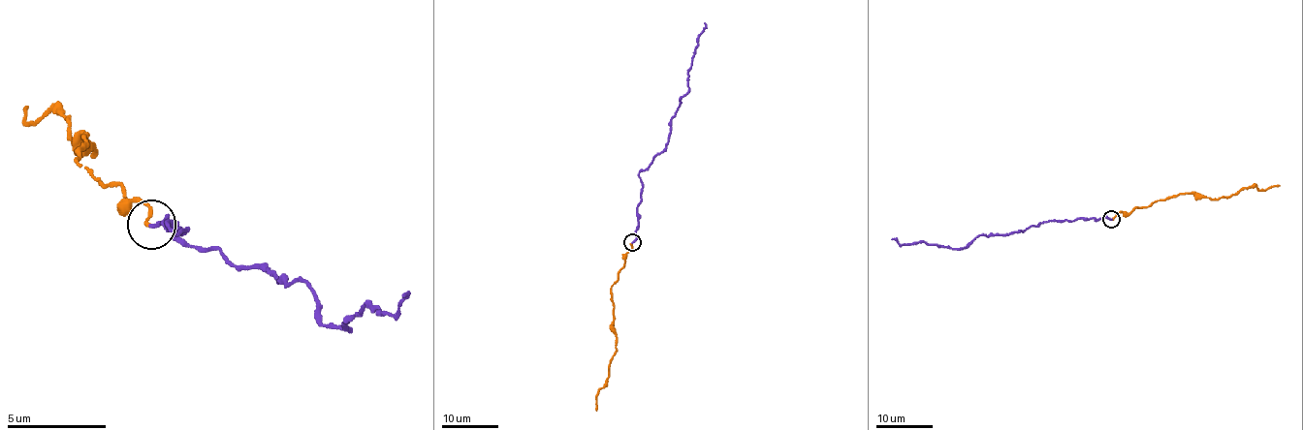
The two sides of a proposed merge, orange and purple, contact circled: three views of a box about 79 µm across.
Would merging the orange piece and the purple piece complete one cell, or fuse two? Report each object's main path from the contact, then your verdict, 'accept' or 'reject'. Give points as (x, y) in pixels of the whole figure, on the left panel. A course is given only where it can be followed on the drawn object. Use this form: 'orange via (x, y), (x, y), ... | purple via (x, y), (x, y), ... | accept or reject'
orange via (150, 223), (145, 202), (76, 159), (85, 134), (96, 154), (61, 114), (31, 124), (26, 109) | purple via (150, 223), (165, 218), (195, 247), (299, 282), (328, 326), (348, 326), (363, 306), (397, 312), (402, 291) | accept

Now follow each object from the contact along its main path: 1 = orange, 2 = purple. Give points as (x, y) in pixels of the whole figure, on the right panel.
1: (1111, 218), (1187, 193), (1221, 199), (1249, 187), (1261, 190), (1280, 186)
2: (1111, 218), (1042, 223), (1015, 232), (981, 235), (966, 248), (937, 247), (924, 242), (899, 244), (892, 238)

